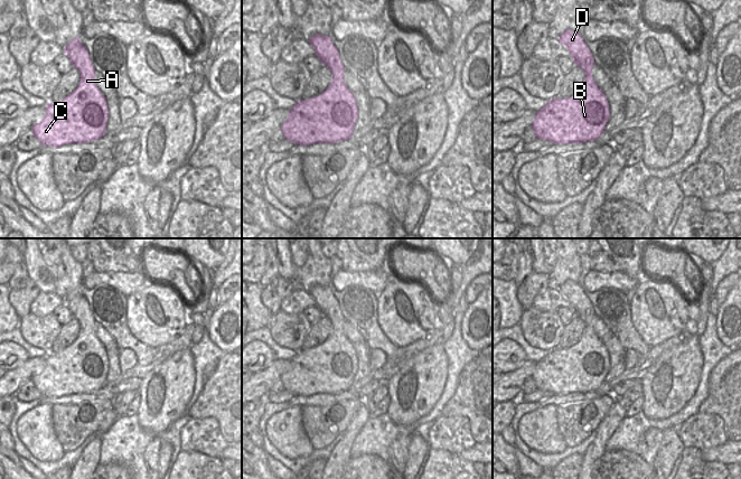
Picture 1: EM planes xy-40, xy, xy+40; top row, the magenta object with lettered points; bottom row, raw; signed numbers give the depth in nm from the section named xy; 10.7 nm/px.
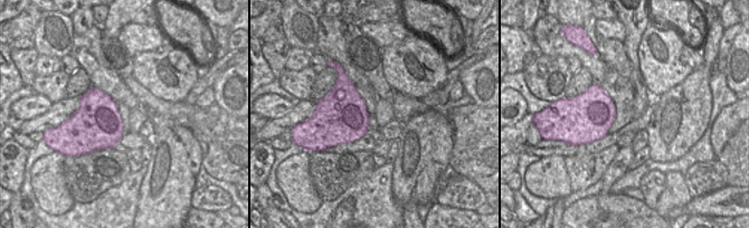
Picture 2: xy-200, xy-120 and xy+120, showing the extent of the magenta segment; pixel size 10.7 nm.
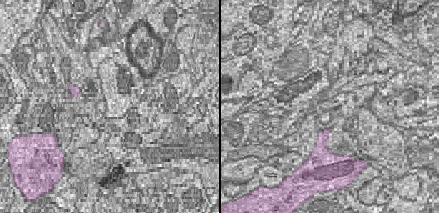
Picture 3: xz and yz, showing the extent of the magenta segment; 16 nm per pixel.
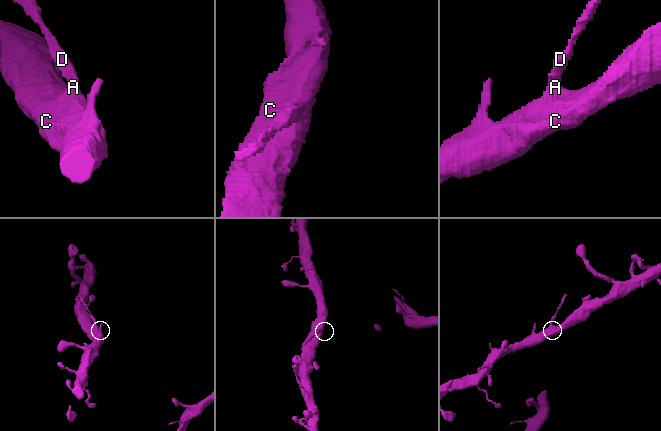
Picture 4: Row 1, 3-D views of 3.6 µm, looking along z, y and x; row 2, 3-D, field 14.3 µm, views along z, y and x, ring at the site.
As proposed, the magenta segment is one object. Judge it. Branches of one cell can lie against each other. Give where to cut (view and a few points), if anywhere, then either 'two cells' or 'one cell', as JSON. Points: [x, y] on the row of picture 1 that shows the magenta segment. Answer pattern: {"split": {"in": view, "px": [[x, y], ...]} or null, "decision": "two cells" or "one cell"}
{"split": {"in": "xy-40", "px": [[78, 68], [85, 68], [94, 73]]}, "decision": "two cells"}

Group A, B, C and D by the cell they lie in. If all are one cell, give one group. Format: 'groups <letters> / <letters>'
groups A B C / D

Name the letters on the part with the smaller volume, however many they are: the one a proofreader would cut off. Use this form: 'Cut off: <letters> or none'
Cut off: D

